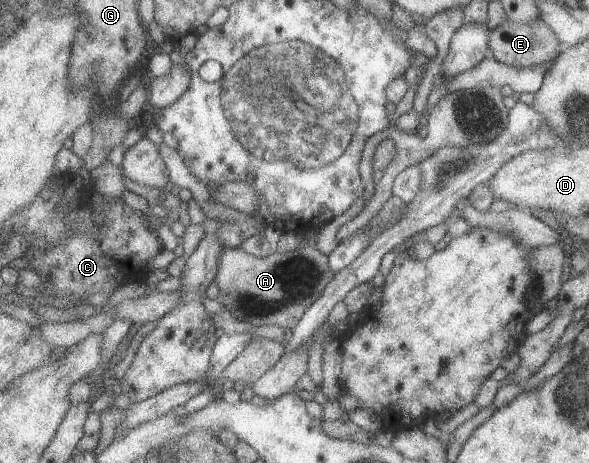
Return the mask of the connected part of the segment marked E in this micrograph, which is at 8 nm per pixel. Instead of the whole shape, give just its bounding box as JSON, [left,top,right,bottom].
[488,18,562,67]

